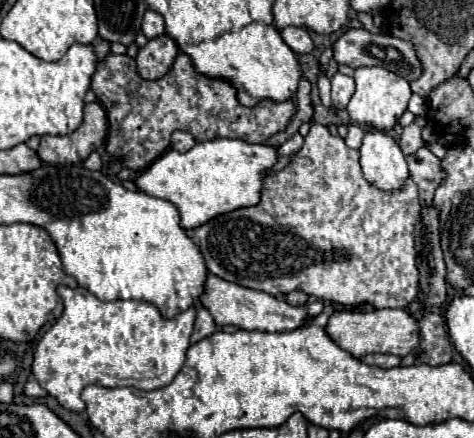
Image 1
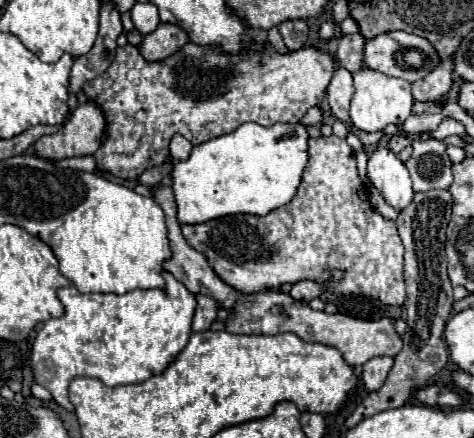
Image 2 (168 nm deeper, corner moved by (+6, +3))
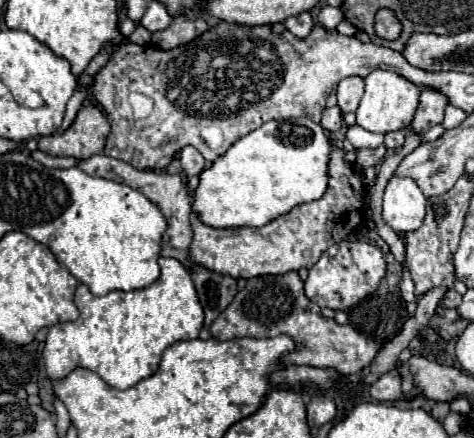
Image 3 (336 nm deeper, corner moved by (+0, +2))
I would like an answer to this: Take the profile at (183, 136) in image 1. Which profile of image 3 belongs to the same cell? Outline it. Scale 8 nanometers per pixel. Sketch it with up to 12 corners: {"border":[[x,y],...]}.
{"border":[[194,146],[180,150],[180,162],[188,176],[202,172],[206,160]]}

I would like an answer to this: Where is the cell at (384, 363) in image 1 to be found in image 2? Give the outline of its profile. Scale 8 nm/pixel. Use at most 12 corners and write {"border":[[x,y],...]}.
{"border":[[392,357],[364,363],[364,391],[378,391],[394,365]]}

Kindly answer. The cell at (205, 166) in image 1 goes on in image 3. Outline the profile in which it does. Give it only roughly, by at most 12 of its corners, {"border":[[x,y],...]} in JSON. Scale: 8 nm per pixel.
{"border":[[310,118],[264,122],[198,174],[192,212],[264,226],[324,194]]}

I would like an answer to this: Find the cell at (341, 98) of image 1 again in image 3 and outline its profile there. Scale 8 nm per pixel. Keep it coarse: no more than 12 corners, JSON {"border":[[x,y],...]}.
{"border":[[344,78],[336,90],[342,114],[356,112],[364,80]]}

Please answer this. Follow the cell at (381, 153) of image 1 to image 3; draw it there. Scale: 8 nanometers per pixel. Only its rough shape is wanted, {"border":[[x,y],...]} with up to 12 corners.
{"border":[[392,176],[384,220],[400,232],[418,230],[426,196],[412,178]]}

